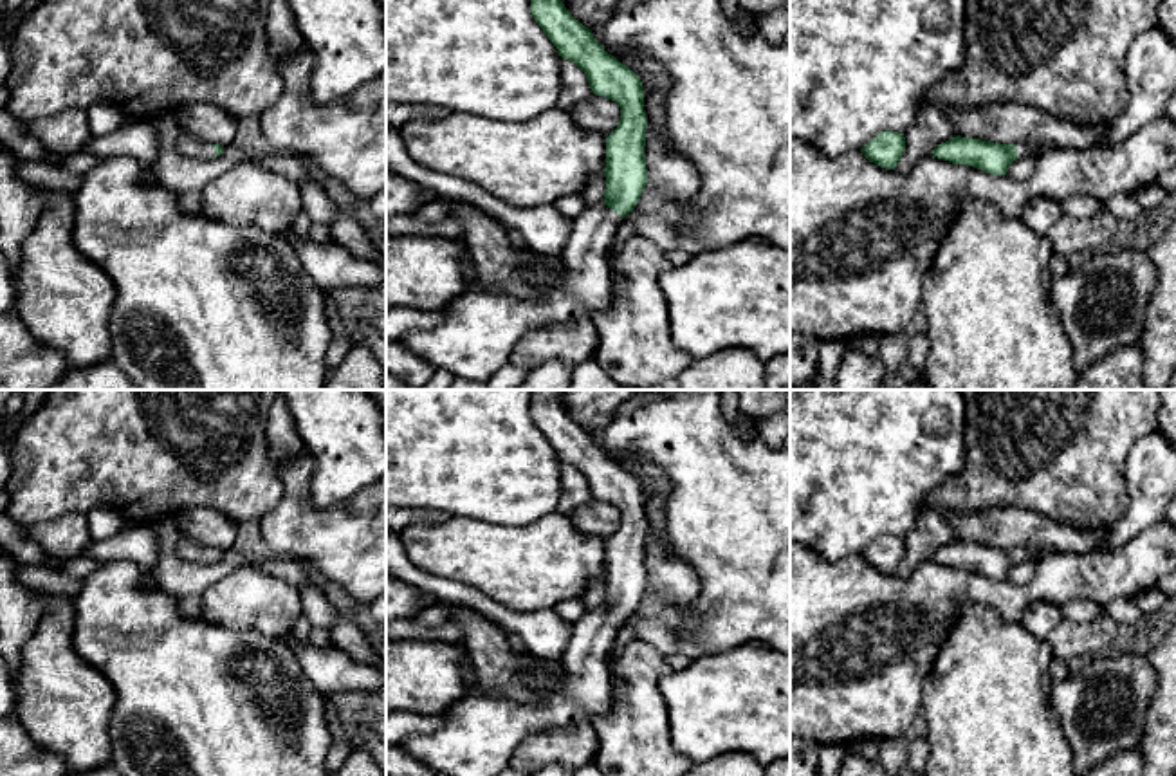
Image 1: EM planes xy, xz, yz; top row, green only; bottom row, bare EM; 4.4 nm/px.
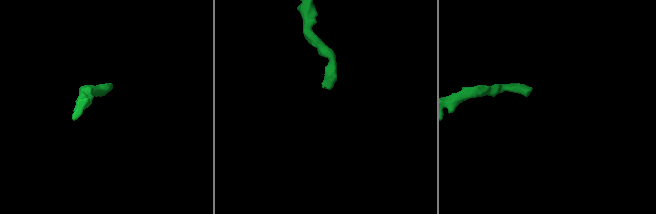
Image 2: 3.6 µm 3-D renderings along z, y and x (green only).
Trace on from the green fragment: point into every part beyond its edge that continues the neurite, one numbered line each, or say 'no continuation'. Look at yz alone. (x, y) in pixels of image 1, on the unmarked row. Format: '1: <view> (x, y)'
1: yz (1023, 553)

